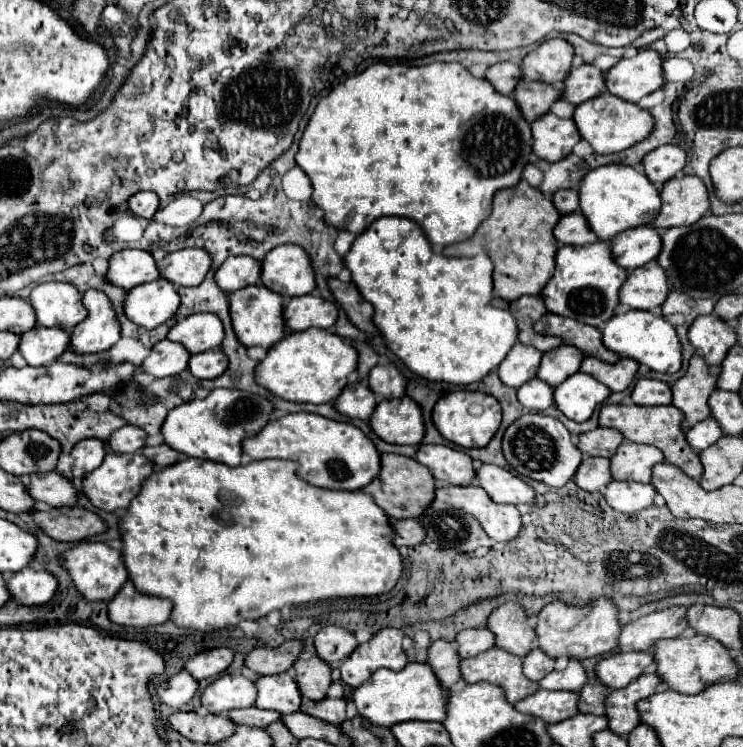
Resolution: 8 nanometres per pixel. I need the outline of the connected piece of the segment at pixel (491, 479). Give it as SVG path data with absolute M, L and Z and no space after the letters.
M481 465L477 471L477 479L479 485L497 503L515 503L521 514L526 514L533 508L535 491L519 475L497 465Z

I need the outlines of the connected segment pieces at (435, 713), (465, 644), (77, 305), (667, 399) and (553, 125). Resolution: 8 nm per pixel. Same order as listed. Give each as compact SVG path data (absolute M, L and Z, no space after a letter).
M409 663L401 671L377 669L363 685L353 689L349 701L355 703L357 713L363 719L367 719L369 723L381 725L381 727L391 727L395 723L413 721L413 719L419 719L419 721L443 721L443 715L445 715L443 703L447 701L447 693L439 687L439 683L435 683L435 675L431 675L431 667L427 667L427 663Z
M485 627L483 629L465 629L465 631L457 633L455 645L457 645L459 657L465 659L465 657L475 657L477 653L491 649L495 645L495 639L493 639L491 631L487 631Z
M49 281L39 283L31 291L31 305L37 311L37 323L43 327L61 327L67 333L75 329L87 317L87 309L83 307L83 295L71 283Z
M639 379L633 393L633 403L637 405L669 405L673 401L669 383L657 379Z
M545 113L531 123L533 129L533 153L545 161L559 161L571 153L581 141L579 129L573 119L561 119L553 113Z

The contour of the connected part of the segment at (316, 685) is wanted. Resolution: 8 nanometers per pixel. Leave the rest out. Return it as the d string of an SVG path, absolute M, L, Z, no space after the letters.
M319 657L311 659L297 659L293 663L295 669L295 681L299 685L299 691L303 699L321 701L325 697L327 687L331 685L331 669L325 665Z

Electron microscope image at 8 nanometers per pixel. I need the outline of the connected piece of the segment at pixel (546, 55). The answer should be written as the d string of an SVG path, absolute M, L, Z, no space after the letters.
M559 37L549 39L521 61L523 77L559 85L559 89L563 89L563 81L571 71L573 55L575 51L569 41Z

